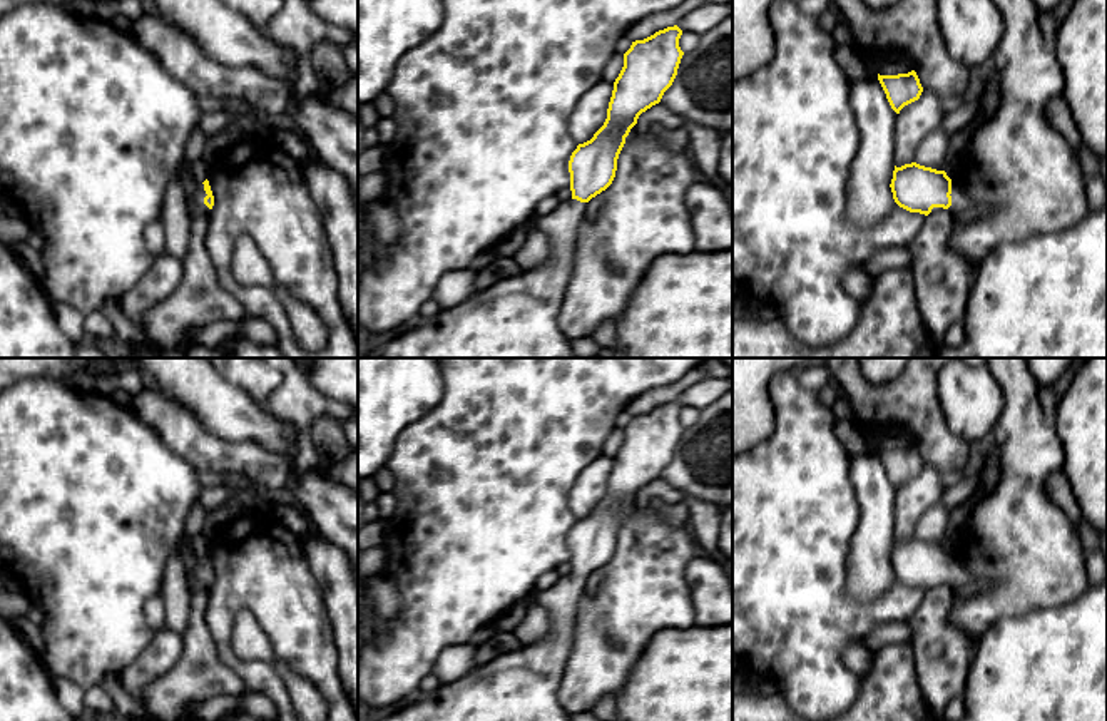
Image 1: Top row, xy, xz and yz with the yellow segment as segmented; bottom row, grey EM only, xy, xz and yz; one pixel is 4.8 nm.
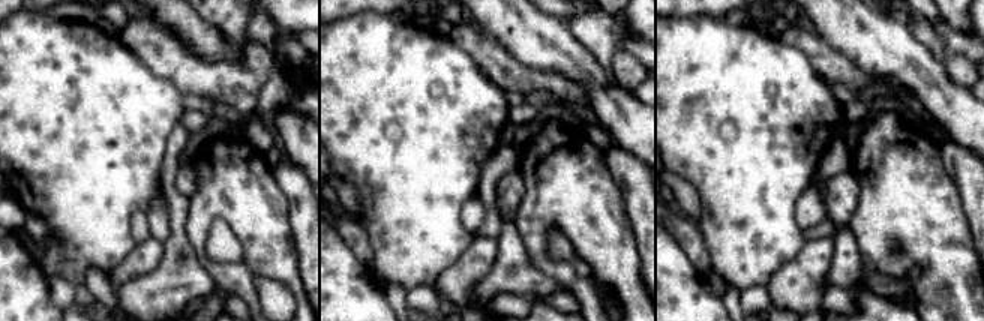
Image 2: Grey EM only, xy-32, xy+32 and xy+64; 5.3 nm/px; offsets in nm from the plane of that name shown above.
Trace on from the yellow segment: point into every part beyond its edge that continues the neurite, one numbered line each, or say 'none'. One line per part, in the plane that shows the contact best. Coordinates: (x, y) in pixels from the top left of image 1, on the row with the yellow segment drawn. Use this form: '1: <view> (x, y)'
1: xy (196, 201)

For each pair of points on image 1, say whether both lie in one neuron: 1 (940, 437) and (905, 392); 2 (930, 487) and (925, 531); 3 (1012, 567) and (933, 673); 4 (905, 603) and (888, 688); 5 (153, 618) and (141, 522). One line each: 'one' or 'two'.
1: one
2: two
3: two
4: two
5: two

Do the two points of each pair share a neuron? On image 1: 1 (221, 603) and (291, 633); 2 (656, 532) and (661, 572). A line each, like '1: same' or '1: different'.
1: same
2: same

